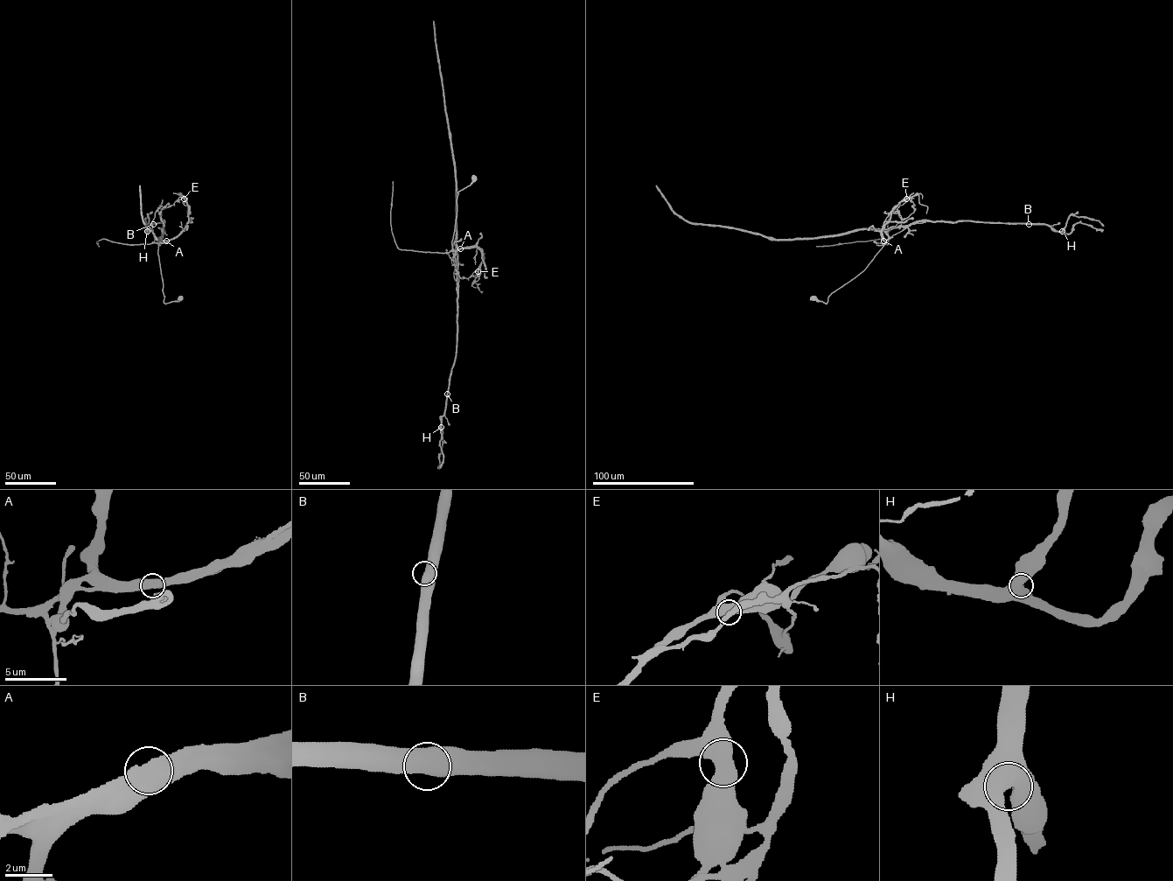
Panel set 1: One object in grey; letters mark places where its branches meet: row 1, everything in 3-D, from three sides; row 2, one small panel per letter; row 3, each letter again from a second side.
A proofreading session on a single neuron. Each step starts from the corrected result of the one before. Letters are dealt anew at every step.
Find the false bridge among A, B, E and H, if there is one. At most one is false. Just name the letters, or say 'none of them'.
A

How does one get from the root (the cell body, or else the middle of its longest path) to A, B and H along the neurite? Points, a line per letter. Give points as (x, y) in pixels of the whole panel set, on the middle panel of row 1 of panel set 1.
A: (474, 178), (457, 192), (451, 245), (453, 250), (460, 248)
B: (474, 178), (457, 192), (457, 198), (451, 245), (457, 276), (457, 340), (447, 394)
H: (474, 178), (457, 192), (457, 198), (451, 245), (457, 276), (457, 340), (441, 427)

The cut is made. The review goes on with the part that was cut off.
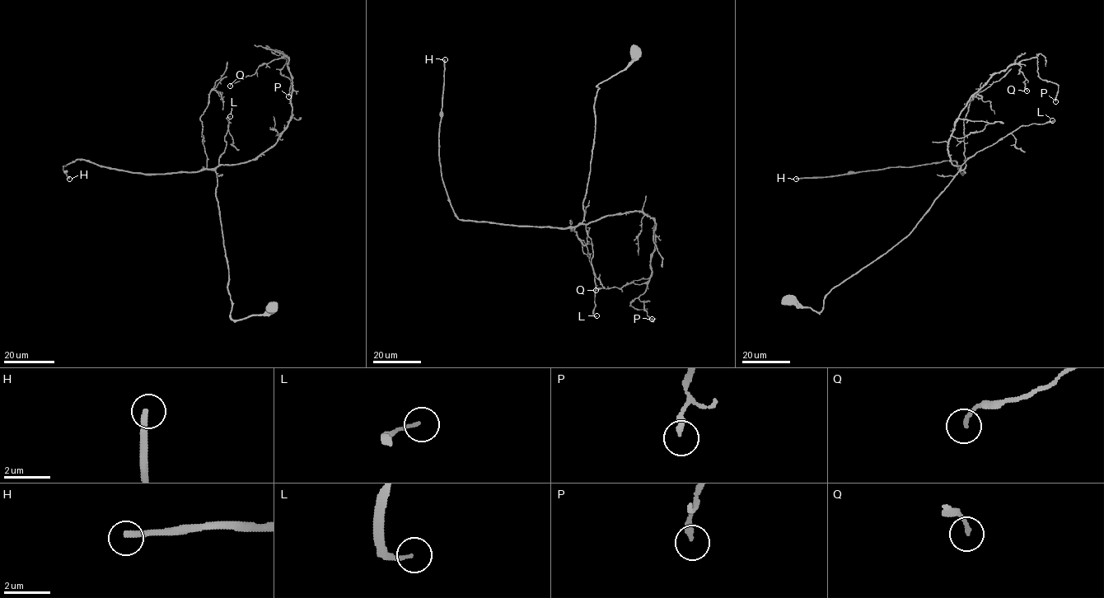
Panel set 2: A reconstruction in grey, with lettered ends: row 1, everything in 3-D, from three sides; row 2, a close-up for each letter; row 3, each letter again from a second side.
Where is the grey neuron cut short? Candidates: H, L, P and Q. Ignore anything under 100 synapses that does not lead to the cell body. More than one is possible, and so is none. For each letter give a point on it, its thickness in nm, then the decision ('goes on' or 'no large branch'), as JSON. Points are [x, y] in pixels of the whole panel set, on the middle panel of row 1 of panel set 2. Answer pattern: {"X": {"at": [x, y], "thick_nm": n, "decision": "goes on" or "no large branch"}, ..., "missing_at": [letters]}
{"H": {"at": [445, 59], "thick_nm": 240, "decision": "goes on"}, "L": {"at": [596, 315], "thick_nm": 130, "decision": "no large branch"}, "P": {"at": [652, 319], "thick_nm": 240, "decision": "no large branch"}, "Q": {"at": [596, 290], "thick_nm": 150, "decision": "no large branch"}, "missing_at": ["H"]}

